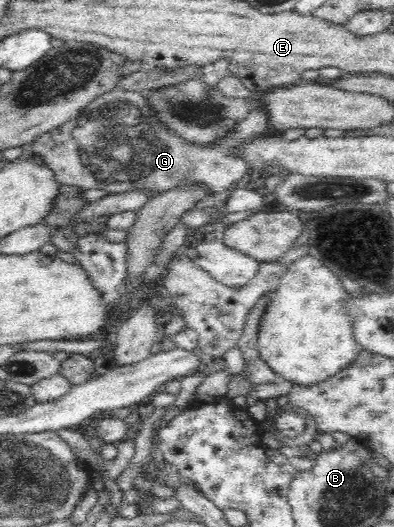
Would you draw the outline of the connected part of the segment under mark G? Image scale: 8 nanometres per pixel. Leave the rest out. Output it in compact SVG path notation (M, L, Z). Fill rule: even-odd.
M118 88L110 89L110 91L104 92L104 95L99 95L95 97L78 115L75 119L69 119L66 123L58 127L50 129L38 136L38 139L35 139L30 144L30 151L37 153L55 172L56 177L60 183L70 184L70 185L79 185L84 189L103 189L104 191L109 192L110 194L122 193L124 191L132 189L140 189L140 187L155 187L158 193L166 191L166 189L172 189L176 187L178 183L207 183L211 189L216 189L218 192L221 190L226 190L233 188L233 186L240 180L246 180L249 175L249 163L247 157L245 157L245 149L247 145L252 141L259 139L259 137L264 136L266 129L268 129L268 122L266 121L266 114L260 112L257 108L251 109L249 114L246 116L246 119L243 119L230 135L224 135L224 137L218 137L216 141L212 143L190 143L188 140L184 139L175 129L168 127L165 123L162 123L162 120L157 116L157 111L146 96L144 92L137 91L124 91Z

